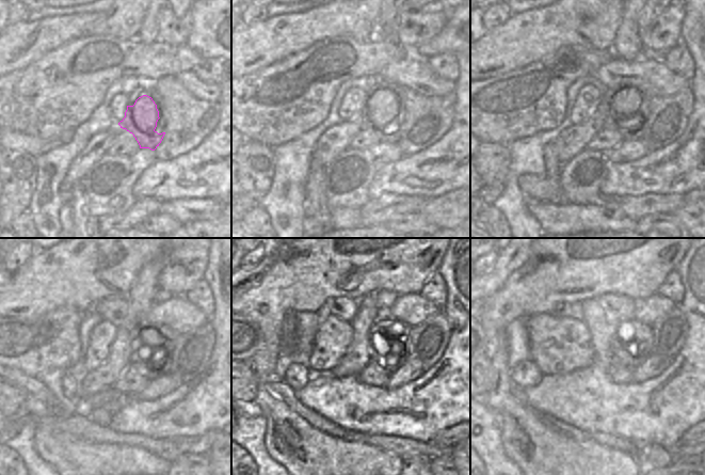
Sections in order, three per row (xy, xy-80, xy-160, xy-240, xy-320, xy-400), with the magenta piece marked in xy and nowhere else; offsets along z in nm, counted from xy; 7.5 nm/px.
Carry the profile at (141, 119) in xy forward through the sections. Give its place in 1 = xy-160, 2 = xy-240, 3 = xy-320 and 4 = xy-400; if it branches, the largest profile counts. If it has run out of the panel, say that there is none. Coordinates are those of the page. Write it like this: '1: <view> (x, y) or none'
1: xy-160 (627, 101)
2: xy-240 (153, 336)
3: xy-320 (391, 328)
4: xy-400 (642, 344)

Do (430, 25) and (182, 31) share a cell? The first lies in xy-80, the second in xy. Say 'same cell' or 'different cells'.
same cell

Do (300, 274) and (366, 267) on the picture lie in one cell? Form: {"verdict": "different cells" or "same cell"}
{"verdict": "same cell"}

